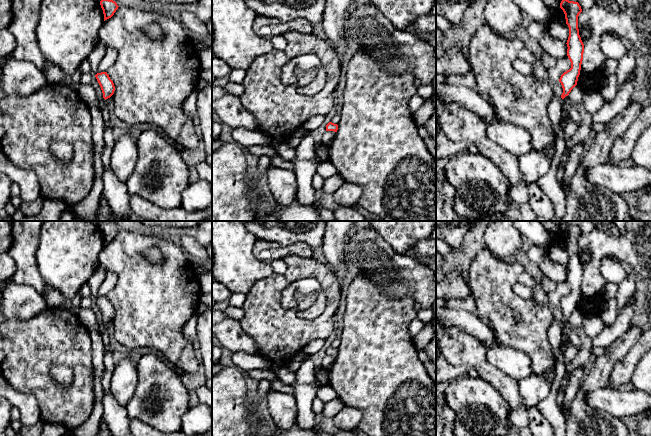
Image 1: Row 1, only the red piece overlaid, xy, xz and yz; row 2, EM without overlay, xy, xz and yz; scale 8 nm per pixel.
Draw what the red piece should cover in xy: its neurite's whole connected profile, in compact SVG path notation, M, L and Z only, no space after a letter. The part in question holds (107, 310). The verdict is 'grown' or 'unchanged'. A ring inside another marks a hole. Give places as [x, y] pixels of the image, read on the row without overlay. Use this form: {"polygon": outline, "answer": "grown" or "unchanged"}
{"polygon": "M107 296L97 297L95 301L101 311L103 322L105 324L110 322L114 318L115 310Z", "answer": "unchanged"}

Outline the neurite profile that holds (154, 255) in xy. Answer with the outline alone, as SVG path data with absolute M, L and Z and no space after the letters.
M151 247L145 250L145 257L152 263L161 263L164 261L163 255L159 248Z

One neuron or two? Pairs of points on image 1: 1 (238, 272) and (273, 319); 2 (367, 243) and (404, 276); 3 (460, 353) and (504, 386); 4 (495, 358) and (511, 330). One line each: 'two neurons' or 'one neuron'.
1: two neurons
2: one neuron
3: one neuron
4: two neurons

